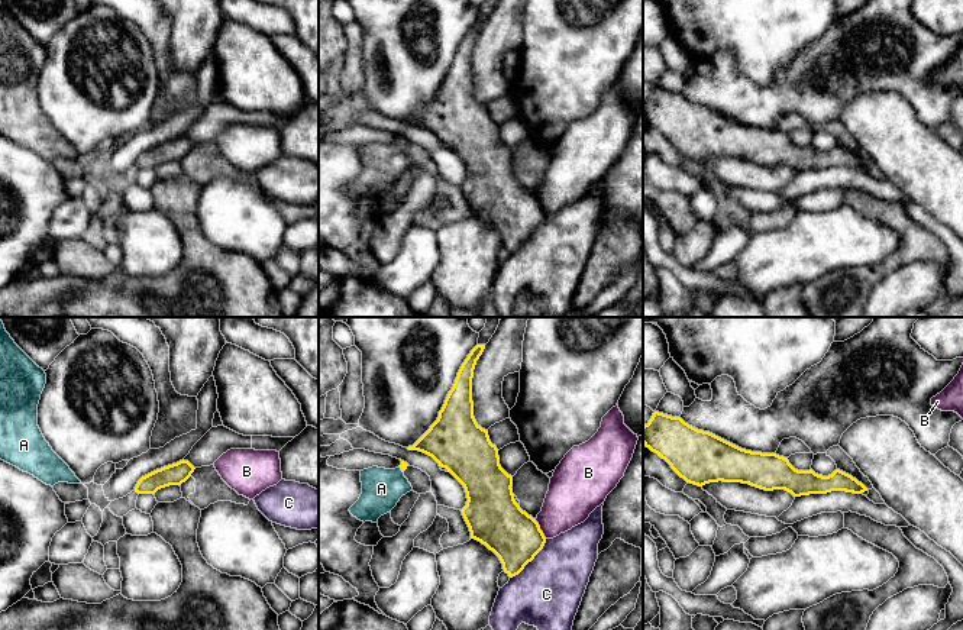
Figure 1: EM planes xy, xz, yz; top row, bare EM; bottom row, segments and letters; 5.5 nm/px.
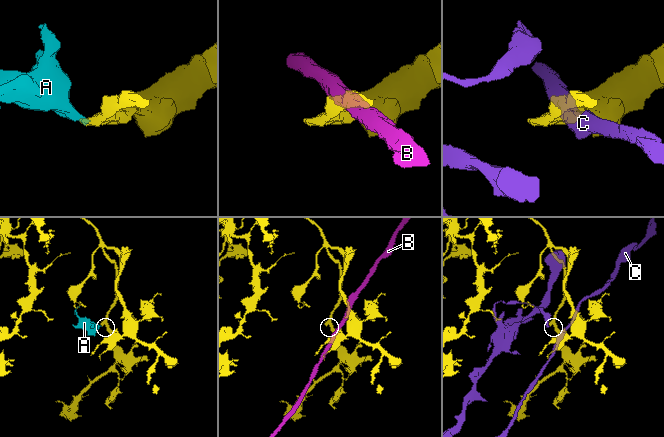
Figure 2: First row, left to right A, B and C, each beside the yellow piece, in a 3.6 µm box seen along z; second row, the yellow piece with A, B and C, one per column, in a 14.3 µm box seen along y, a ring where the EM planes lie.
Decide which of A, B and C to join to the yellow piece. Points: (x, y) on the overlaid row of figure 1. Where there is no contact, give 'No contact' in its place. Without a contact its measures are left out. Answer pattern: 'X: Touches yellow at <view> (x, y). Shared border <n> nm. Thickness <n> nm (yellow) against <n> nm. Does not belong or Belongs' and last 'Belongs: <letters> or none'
A: Touches yellow at xz (401, 469). Shared border 30 nm. Thickness 40 nm (yellow) against 220 nm. Belongs
B: Touches yellow at xz (539, 529). Shared border 130 nm. Thickness 300 nm (yellow) against 280 nm. Does not belong
C: Touches yellow at xz (530, 561). Shared border 300 nm. Thickness 280 nm (yellow) against 380 nm. Does not belong
Belongs: A

